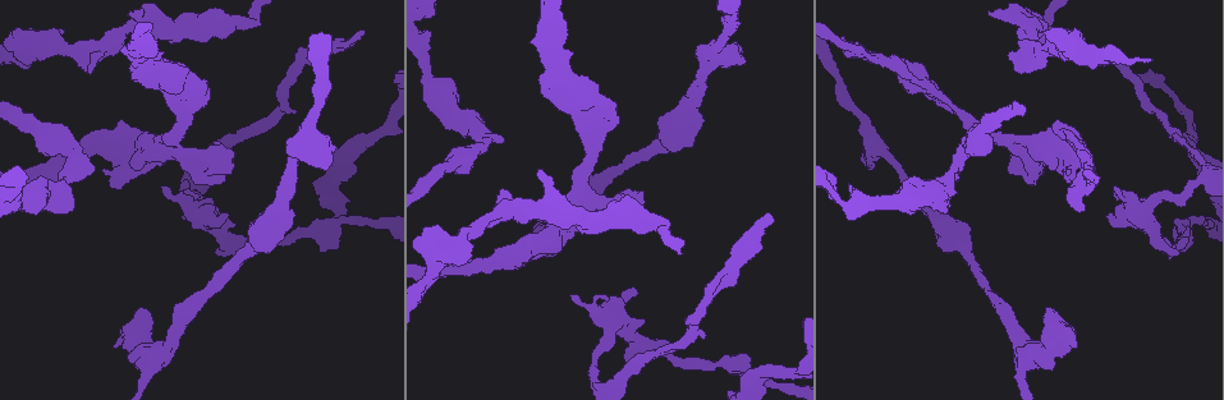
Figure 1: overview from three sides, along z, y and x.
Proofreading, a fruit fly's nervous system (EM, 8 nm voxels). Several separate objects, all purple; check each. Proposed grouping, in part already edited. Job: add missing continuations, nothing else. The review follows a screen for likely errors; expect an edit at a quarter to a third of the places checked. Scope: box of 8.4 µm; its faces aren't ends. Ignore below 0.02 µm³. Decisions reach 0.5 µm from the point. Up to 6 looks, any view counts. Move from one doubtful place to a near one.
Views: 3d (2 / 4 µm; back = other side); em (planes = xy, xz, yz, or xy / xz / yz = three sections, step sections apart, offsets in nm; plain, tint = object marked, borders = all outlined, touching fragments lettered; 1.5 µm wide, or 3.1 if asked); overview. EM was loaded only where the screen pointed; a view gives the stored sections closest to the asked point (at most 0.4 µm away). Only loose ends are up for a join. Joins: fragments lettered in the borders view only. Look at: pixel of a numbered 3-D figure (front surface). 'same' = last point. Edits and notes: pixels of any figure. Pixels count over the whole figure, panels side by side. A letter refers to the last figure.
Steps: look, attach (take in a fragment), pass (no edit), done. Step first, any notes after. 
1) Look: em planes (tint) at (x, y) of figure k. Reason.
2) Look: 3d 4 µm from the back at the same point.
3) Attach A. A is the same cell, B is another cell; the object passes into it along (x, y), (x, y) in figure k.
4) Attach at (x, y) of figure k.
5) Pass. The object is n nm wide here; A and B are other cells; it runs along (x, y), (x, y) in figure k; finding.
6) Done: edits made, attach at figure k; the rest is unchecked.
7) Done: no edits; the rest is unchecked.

Look: em planes (borders) at (1054, 123) of figure 1. Branch stops here.

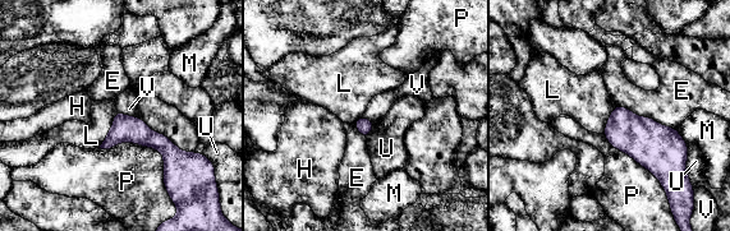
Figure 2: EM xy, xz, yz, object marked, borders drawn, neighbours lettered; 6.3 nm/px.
Pass. The longest contact is with P, 500 nm; E, H, L, M, P, U and V are other cells; a border runs along (118, 110), (125, 115), (138, 118) in figure 2; no lettered fragment goes on from it.

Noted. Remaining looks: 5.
Look: 3d 4 µm at (1080, 212) of figure 1. Branch stops here.

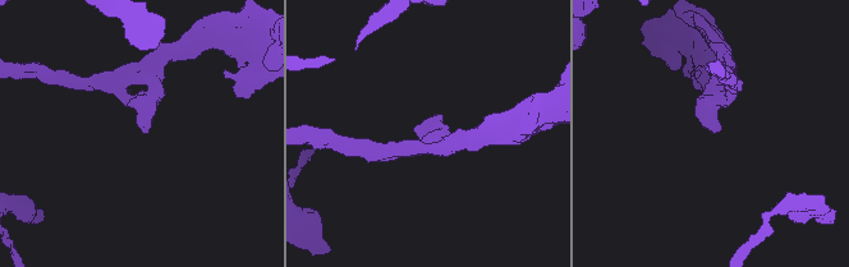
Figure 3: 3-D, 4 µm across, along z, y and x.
Look: em planes (tint) at (427, 130) of figure 3. Now the EM.

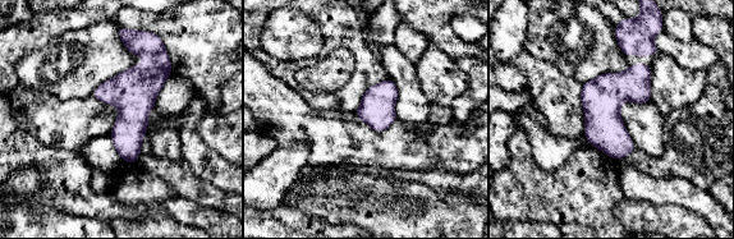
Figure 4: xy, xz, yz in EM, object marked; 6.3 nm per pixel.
Look: em planes (borders) at the same point.

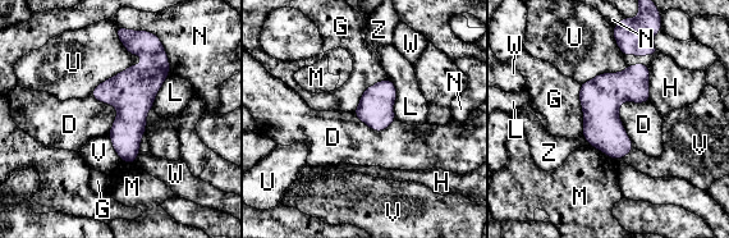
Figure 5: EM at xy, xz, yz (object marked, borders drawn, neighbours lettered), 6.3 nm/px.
Pass. The object is 220 nm wide here; D, G, H, L, M, N, U, V, W and Z are other cells; it runs along (124, 39), (147, 56), (131, 160) in figure 5; no lettered fragment goes on from it.

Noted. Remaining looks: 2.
Look: em xy step 8 (borders) at (1112, 214) of figure 1. Free end.

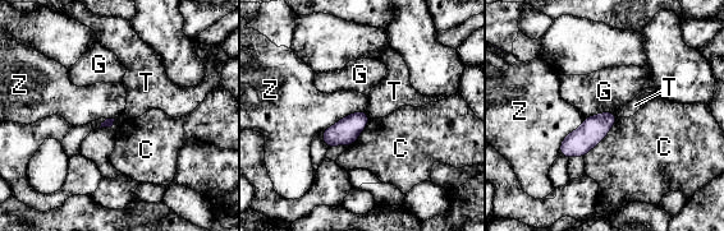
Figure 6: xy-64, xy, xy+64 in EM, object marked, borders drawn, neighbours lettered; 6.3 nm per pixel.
Pass. C, G, T and Z are other cells; a border runs along (614, 112), (599, 112), (585, 118) in figure 6; no lettered fragment goes on from it.

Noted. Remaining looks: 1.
Done: no edits; the rest is unchecked.

